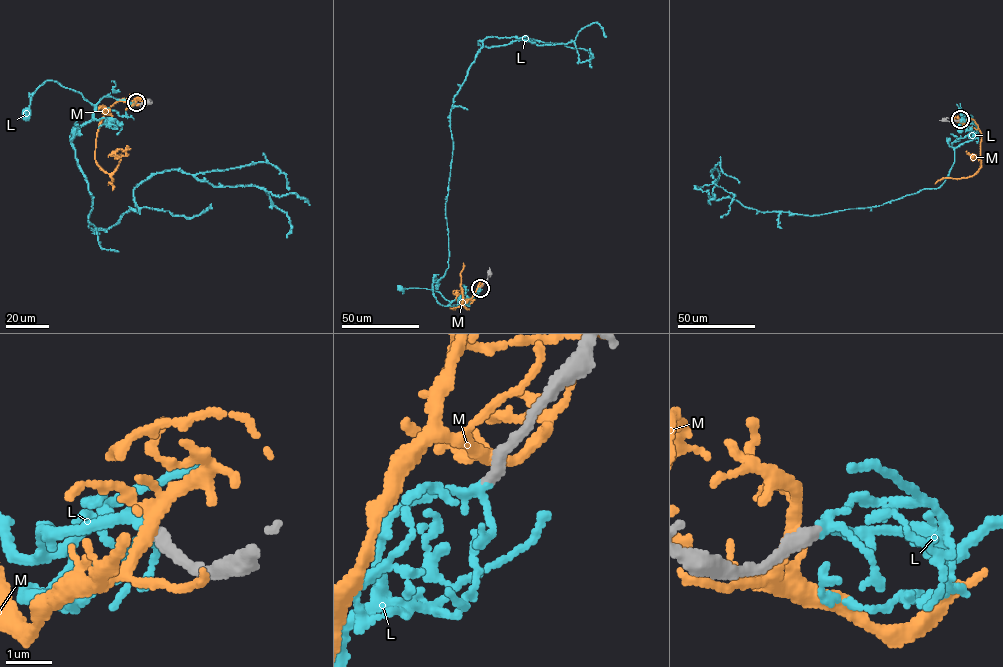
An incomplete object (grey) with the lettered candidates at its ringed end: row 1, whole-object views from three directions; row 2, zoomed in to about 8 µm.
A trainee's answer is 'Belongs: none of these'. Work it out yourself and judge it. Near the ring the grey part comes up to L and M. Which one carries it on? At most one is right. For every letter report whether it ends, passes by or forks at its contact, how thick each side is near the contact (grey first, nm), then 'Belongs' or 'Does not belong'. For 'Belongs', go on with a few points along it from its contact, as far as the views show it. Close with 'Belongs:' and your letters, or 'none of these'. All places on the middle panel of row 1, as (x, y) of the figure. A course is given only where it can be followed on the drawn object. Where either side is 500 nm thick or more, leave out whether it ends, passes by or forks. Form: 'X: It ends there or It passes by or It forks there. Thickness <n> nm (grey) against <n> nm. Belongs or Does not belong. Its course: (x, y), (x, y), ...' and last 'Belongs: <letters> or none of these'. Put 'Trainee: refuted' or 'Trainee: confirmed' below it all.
L: It forks there. Thickness 300 nm (grey) against 150 nm. Belongs. Its course: (480, 288), (473, 297), (459, 297), (450, 302), (437, 291), (409, 288), (403, 291), (400, 287)
M: It forks there. Thickness 340 nm (grey) against 240 nm. Does not belong
Belongs: L
Trainee: refuted

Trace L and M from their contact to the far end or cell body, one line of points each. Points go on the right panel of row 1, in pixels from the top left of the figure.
L: (960, 120), (964, 120), (970, 115), (974, 122), (963, 111), (960, 104), (963, 118), (959, 129)
M: (959, 120), (963, 123), (972, 118), (981, 132), (979, 169), (970, 176), (943, 178), (935, 183)

